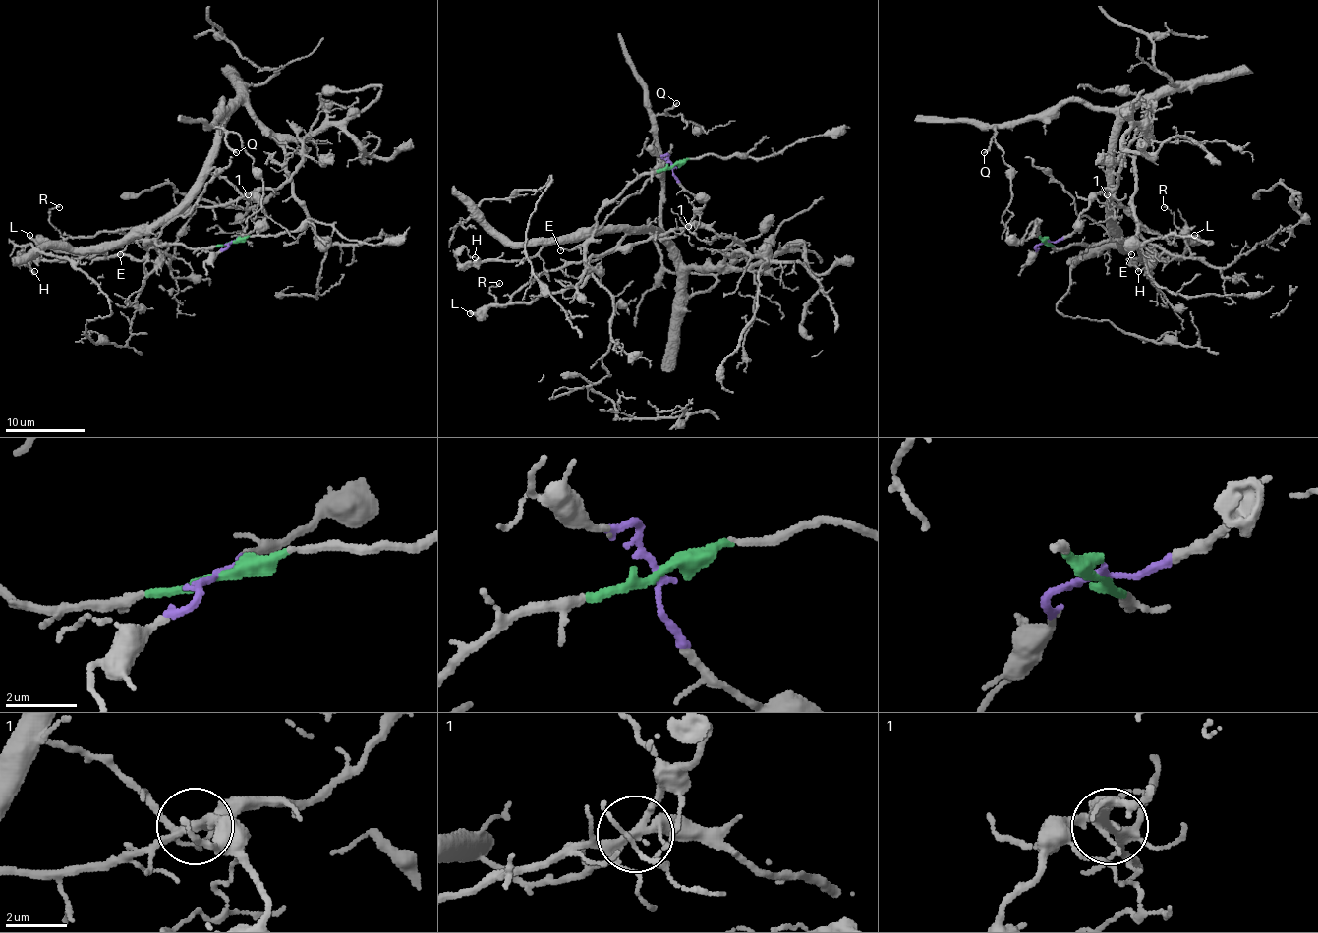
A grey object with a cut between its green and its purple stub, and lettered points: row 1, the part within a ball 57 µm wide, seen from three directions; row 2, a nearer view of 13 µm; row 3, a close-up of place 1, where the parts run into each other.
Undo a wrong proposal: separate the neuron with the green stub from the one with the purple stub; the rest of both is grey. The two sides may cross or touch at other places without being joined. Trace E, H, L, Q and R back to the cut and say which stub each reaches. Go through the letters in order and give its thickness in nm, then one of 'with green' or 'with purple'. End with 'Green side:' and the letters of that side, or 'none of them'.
E: 110 nm | with green
H: 90 nm | with purple
L: 280 nm | with green
Q: 220 nm | with purple
R: 100 nm | with green
Green side: E, L, R

